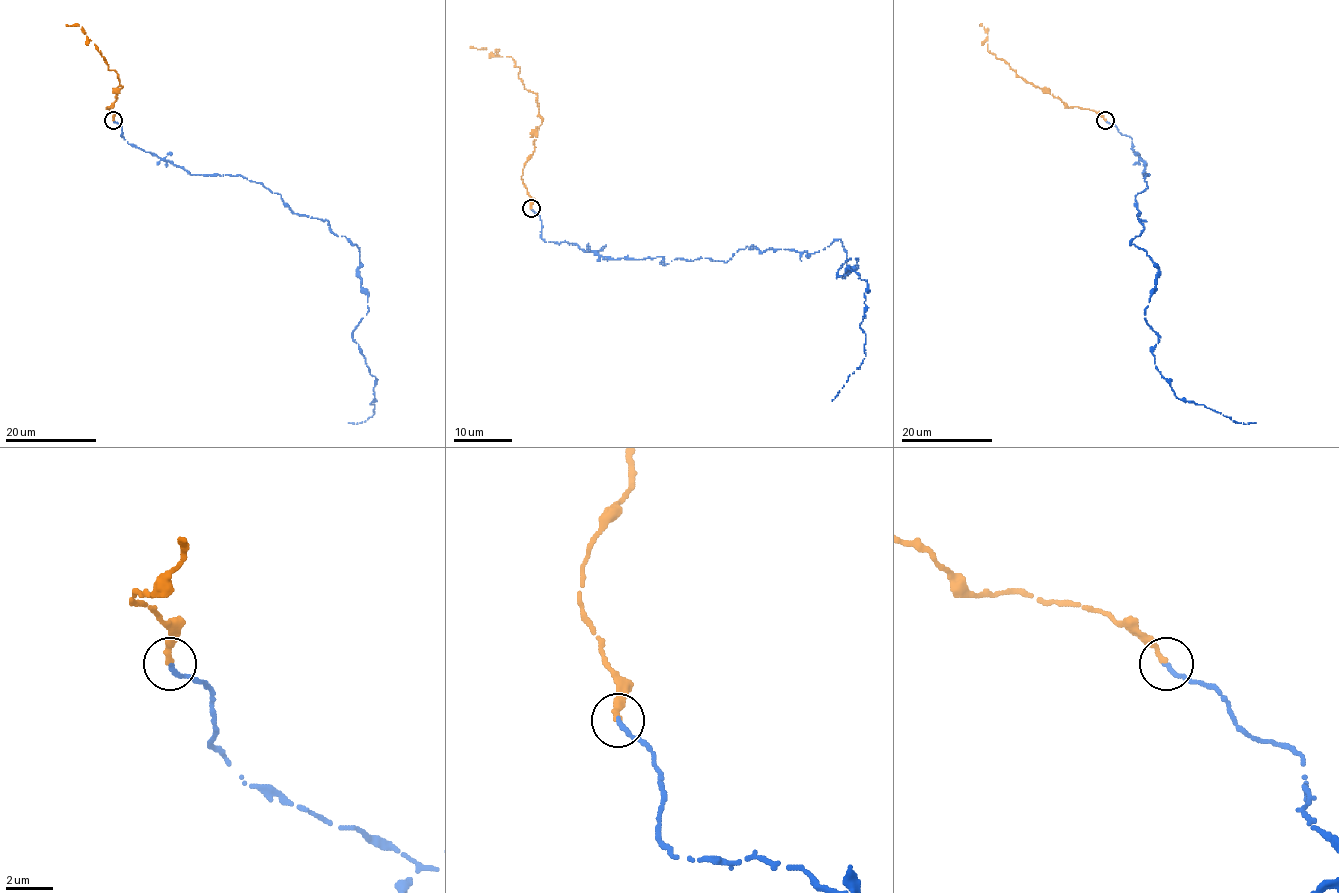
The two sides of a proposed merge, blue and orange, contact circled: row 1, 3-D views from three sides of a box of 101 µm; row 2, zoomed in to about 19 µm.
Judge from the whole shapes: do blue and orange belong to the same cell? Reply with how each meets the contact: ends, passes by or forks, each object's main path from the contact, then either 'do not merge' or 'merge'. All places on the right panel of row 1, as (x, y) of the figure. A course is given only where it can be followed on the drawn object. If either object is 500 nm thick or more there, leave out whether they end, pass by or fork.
blue ends; orange ends; course blue (1106, 120), (1149, 175), (1129, 242), (1158, 269), (1154, 363), (1181, 400), (1256, 423); course orange (1106, 120), (1094, 111), (1069, 107), (1026, 82), (1009, 64), (987, 51), (987, 37), (984, 27), (979, 24); merge

